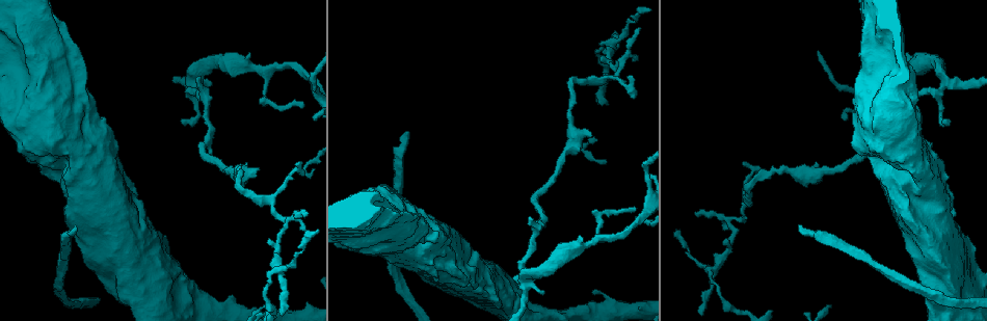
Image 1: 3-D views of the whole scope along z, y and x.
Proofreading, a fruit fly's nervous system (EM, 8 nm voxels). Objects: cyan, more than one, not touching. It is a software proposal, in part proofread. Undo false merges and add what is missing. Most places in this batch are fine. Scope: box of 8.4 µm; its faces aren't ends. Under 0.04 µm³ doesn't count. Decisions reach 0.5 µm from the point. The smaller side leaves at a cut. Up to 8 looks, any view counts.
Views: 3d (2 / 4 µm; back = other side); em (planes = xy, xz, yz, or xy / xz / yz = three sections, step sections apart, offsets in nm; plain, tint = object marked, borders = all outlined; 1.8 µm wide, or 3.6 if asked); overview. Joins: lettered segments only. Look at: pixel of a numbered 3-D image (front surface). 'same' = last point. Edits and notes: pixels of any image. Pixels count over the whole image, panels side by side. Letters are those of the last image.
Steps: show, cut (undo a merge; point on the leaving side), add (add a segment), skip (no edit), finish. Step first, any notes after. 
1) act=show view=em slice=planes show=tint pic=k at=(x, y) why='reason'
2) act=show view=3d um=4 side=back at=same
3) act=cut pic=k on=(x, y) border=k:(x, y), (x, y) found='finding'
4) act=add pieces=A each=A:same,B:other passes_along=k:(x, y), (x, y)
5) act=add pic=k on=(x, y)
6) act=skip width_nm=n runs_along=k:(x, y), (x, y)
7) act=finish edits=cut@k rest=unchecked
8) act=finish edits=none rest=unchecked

act=show view=em um=3.6 slice=planes show=borders pic=1 at=(401, 213) why='stops while still wide'

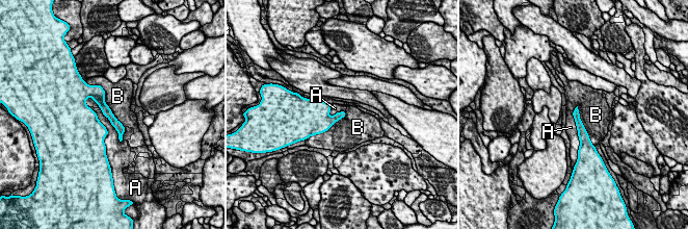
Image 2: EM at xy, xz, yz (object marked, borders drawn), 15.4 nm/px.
act=skip each=A:other,B:other found='no lettered segment goes on from it'

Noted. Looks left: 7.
act=show view=em slice=planes show=tint pic=1 at=(526, 277) why='abrupt turn'

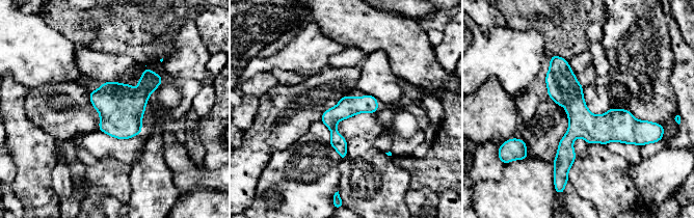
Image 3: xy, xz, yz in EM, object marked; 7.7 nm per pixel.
act=show view=em slice=planes show=borders at=same why='what lies round it'

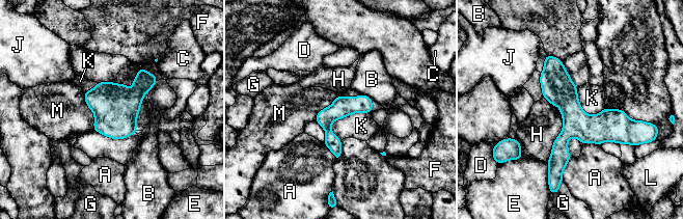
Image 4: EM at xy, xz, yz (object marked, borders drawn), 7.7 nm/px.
act=skip each=A:other,B:other,C:other,D:other,E:other,F:other,G:other,H:other,J:other,K:other,L:other,M:other runs_along=4:(547, 59), (589, 125), (633, 125) found='one neuron here'

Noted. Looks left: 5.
act=show view=3d um=2 pic=1 at=(407, 131) why='an open end'

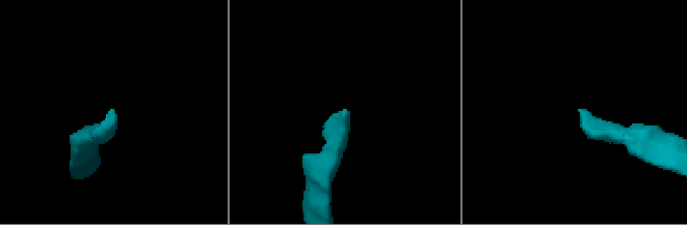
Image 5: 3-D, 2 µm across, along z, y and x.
act=show view=em slice=planes show=borders pic=5 at=(113, 110) why='need the tissue'

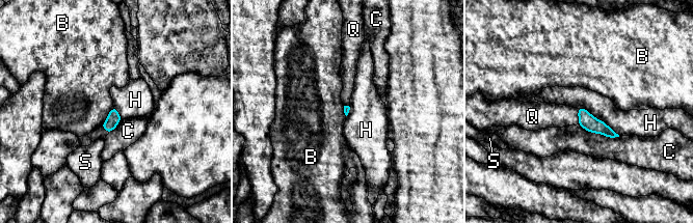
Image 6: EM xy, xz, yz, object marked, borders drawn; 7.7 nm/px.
act=add pic=6 on=(547, 115) each=B:other,C:other,H:other,Q:same,S:other passes_along=6:(586, 120), (579, 116), (547, 115) found='it goes on there'

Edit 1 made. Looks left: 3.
act=finish edits=add@6 rest=unchecked

